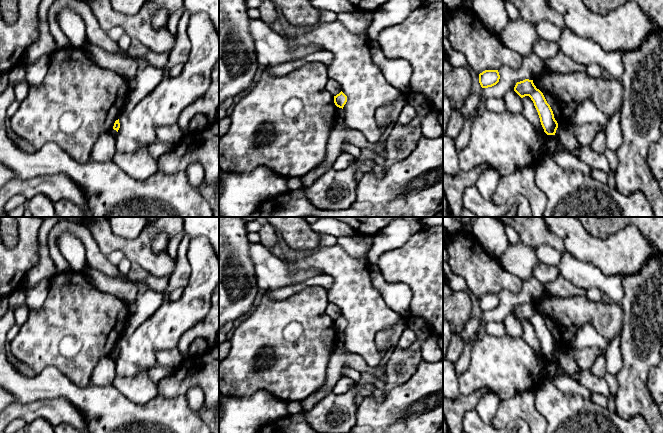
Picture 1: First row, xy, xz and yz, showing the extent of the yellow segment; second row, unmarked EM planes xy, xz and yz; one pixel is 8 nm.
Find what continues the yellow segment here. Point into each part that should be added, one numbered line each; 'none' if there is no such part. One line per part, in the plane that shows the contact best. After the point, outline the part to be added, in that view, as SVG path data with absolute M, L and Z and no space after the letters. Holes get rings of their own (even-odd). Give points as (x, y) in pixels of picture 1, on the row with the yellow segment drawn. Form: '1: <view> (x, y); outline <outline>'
none

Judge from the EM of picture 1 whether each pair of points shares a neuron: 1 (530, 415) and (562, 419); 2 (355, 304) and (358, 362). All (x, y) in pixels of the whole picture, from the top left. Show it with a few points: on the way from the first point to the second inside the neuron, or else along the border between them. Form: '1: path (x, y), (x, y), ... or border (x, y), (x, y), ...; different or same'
1: border (535, 395), (535, 407), (547, 422); different
2: border (346, 350), (357, 353), (370, 366), (378, 366); different

